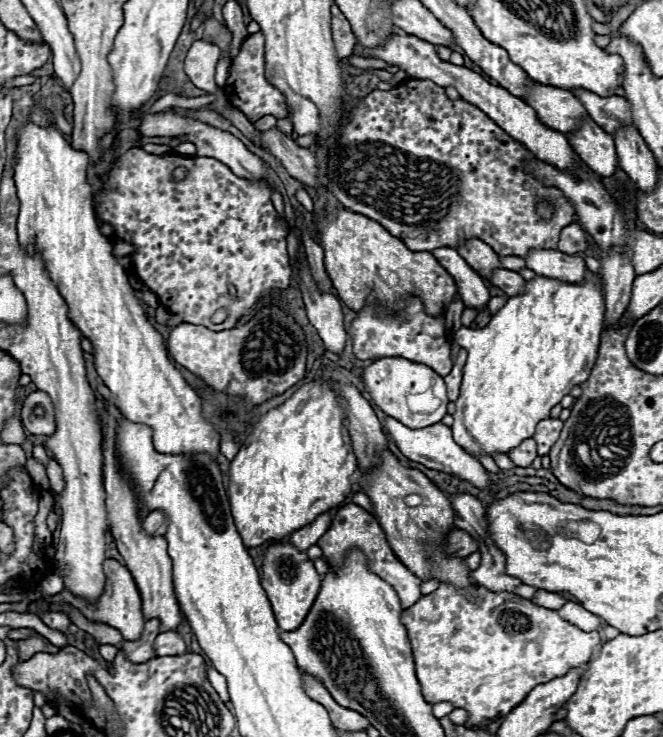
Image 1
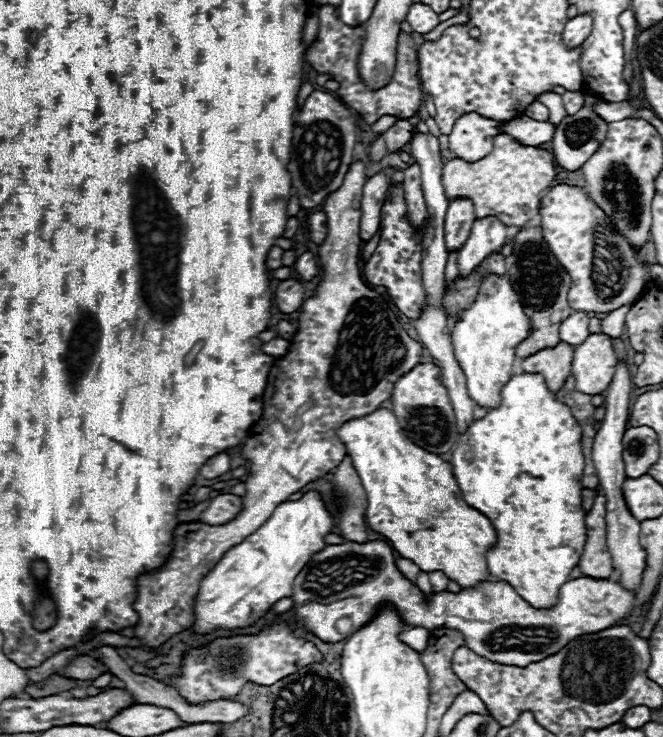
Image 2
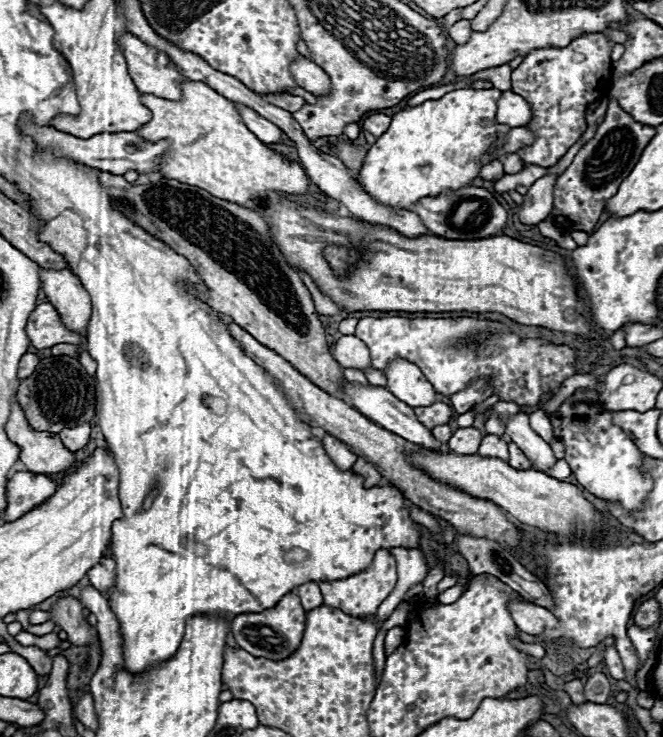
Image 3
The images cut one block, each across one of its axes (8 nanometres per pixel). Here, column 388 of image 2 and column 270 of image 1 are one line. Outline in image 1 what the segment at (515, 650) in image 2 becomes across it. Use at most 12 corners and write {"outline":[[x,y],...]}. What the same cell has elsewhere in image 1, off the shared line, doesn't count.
{"outline":[[288,542],[268,546],[262,586],[278,626],[296,630],[320,576]]}

